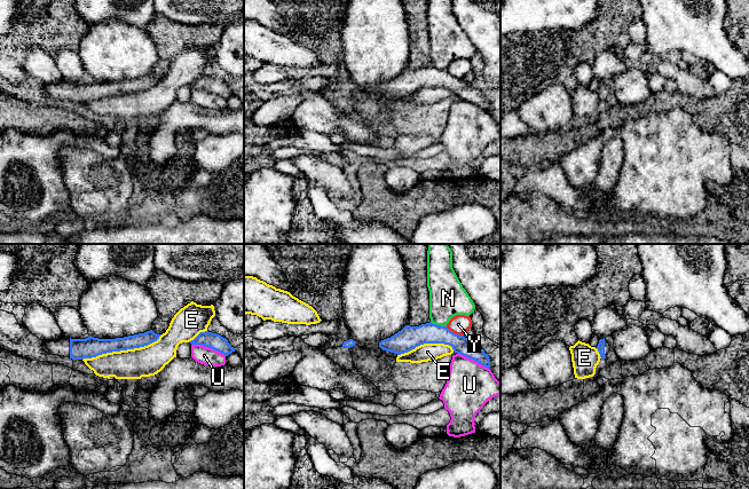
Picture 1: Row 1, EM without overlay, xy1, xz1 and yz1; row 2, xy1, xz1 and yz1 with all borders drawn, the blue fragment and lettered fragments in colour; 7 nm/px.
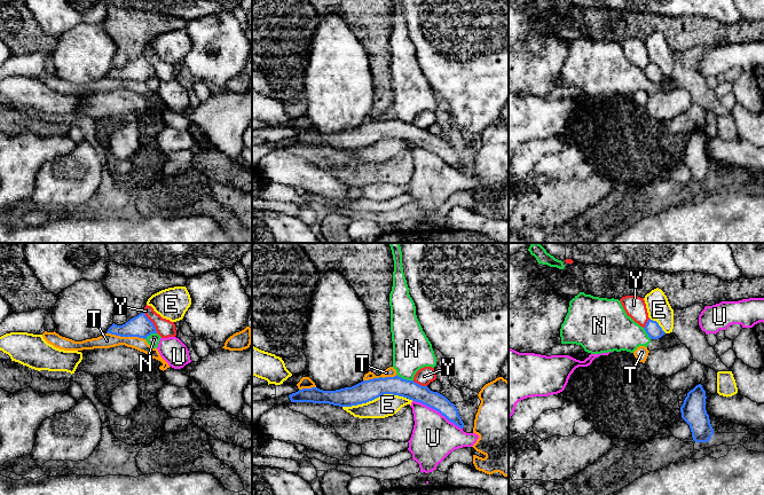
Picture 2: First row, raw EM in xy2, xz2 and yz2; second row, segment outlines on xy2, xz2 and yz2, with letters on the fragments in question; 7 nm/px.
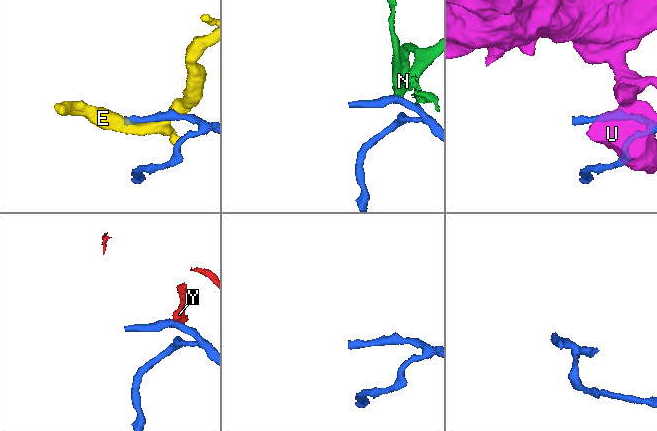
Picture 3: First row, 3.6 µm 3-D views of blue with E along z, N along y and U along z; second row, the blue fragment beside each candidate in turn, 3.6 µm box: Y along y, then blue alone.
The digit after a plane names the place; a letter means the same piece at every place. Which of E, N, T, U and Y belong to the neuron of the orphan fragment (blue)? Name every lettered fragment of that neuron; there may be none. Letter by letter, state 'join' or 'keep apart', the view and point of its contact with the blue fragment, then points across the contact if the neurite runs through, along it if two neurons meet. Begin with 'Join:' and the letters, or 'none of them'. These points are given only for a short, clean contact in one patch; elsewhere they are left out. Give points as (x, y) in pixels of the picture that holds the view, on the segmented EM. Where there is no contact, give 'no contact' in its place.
Join: none of them
E: keep apart; contact xy1 (121, 349)
N: keep apart; contact xz2 (404, 379); border xz2 (396, 375), (412, 380)
T: keep apart; contact xy2 (126, 336)
U: keep apart; contact xz2 (438, 410)
Y: keep apart; contact xy2 (151, 322); border xy2 (143, 312), (157, 332)

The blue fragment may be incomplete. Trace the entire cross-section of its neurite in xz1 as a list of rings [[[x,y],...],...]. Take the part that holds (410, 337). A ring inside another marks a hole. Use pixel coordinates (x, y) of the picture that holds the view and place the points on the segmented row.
[[[432,322],[419,326],[405,325],[391,338],[381,340],[379,347],[383,350],[401,355],[424,344],[449,345],[455,353],[490,369],[490,358],[483,349],[464,336],[454,333],[447,326],[436,325]]]

